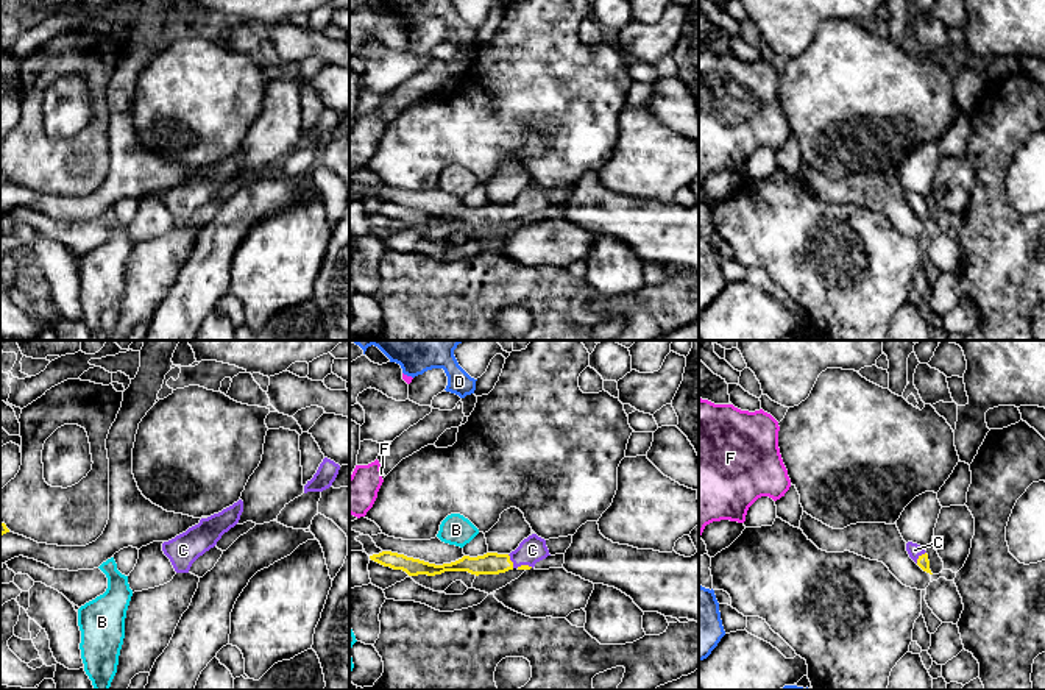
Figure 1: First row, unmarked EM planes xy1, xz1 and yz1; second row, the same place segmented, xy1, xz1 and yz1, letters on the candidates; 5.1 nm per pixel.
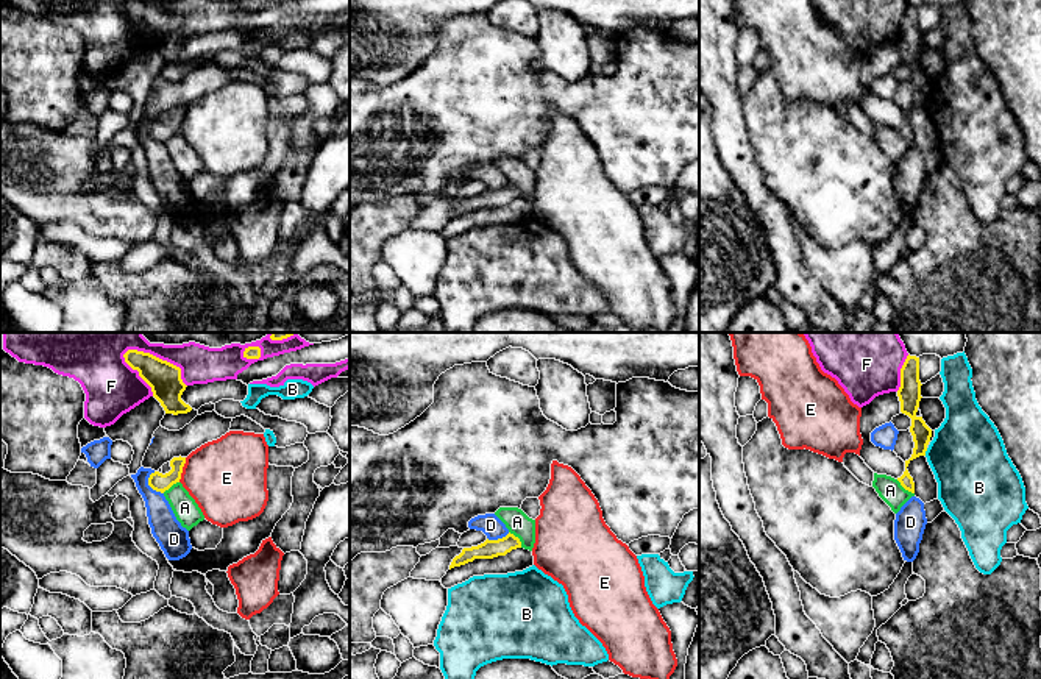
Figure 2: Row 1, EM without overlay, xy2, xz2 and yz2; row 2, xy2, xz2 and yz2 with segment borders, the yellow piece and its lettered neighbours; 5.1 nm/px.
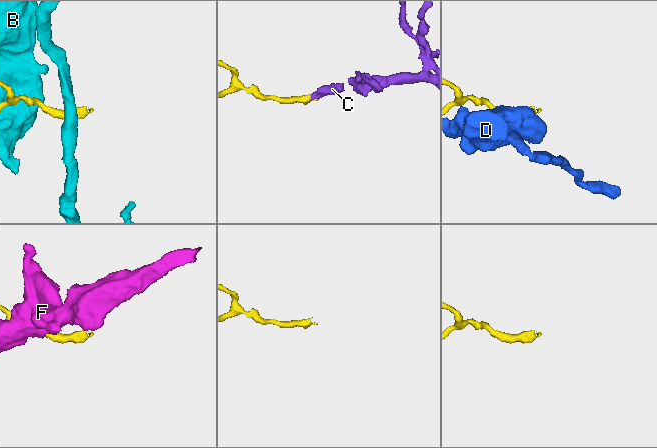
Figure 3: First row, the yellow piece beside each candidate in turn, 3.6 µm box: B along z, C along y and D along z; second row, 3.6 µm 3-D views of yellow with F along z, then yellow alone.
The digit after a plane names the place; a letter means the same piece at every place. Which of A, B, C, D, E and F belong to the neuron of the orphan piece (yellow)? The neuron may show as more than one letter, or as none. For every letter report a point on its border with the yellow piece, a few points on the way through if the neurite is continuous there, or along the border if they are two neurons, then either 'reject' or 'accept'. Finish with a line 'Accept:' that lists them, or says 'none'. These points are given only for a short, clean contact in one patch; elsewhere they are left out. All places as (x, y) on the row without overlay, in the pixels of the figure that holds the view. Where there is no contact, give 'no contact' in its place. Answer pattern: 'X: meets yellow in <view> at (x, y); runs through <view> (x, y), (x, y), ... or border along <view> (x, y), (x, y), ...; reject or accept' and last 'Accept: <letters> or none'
A: meets yellow in xz2 at (518, 189); border along xz2 (509, 181), (518, 189), (522, 197); reject
B: meets yellow in yz2 at (926, 100); border along yz2 (927, 99), (924, 105); reject
C: meets yellow in yz1 at (919, 208); runs through yz1 (922, 211), (919, 208), (914, 200); accept
D: meets yellow in xy2 at (150, 136); border along xy2 (152, 122), (149, 135), (163, 144); reject
E: meets yellow in xy2 at (181, 120); border along xy2 (186, 108), (178, 131); reject
F: meets yellow in xy2 at (166, 11); reject
Accept: C

